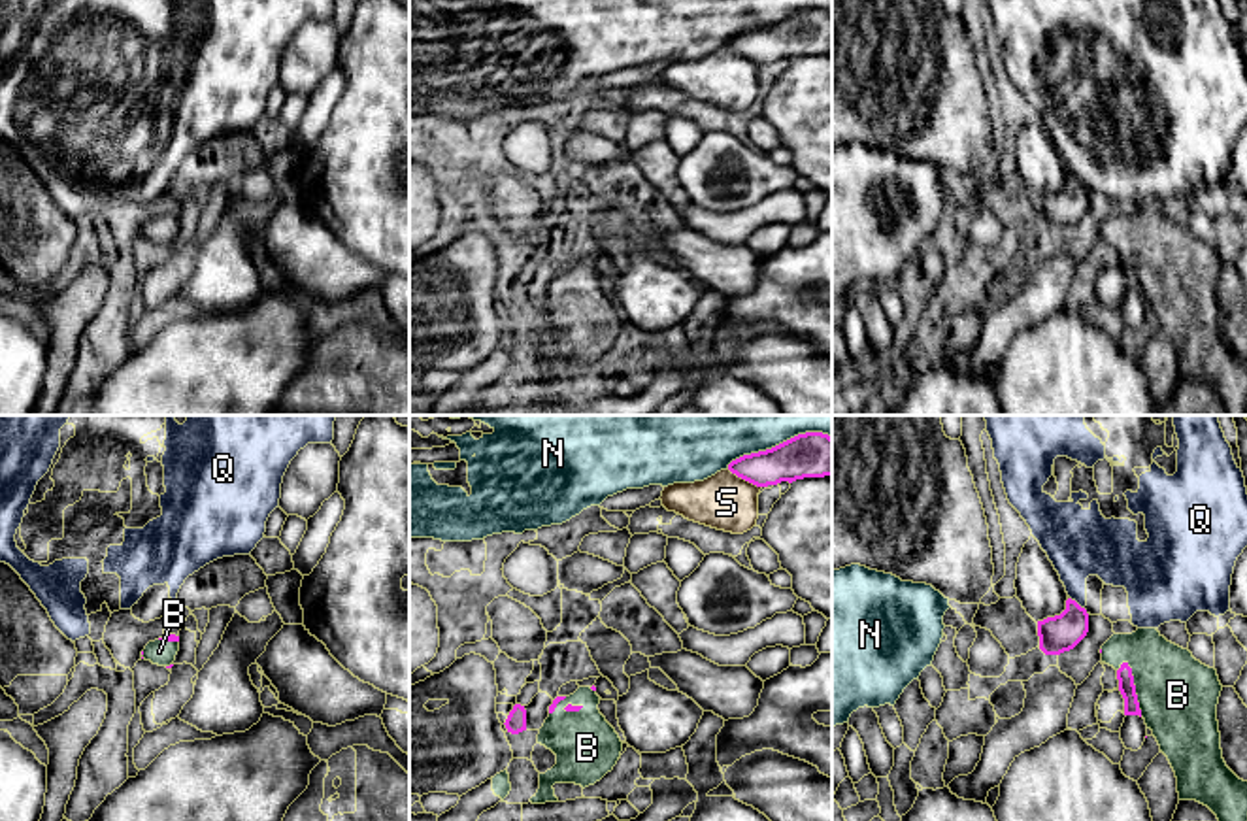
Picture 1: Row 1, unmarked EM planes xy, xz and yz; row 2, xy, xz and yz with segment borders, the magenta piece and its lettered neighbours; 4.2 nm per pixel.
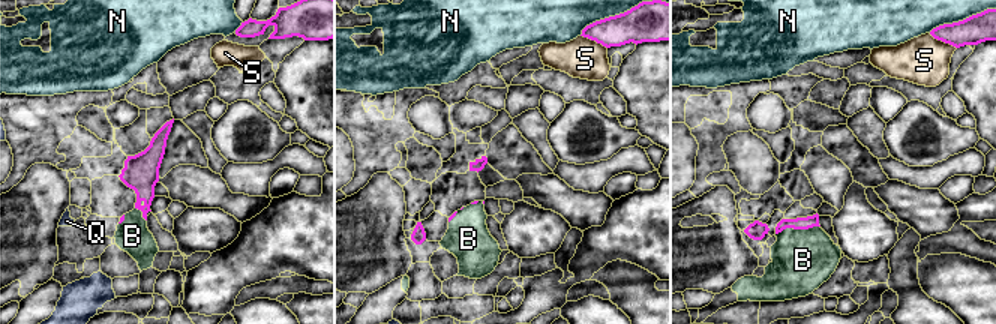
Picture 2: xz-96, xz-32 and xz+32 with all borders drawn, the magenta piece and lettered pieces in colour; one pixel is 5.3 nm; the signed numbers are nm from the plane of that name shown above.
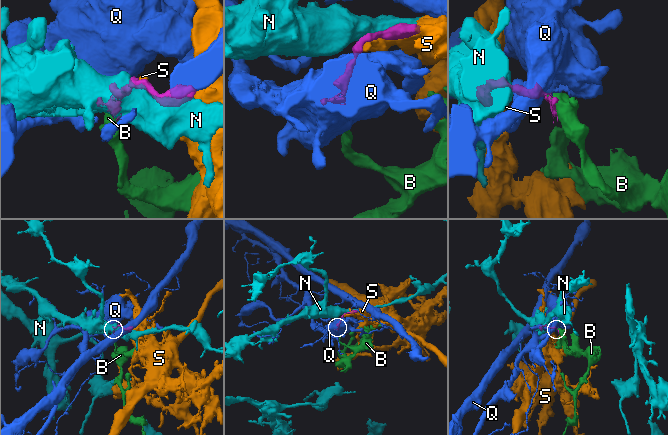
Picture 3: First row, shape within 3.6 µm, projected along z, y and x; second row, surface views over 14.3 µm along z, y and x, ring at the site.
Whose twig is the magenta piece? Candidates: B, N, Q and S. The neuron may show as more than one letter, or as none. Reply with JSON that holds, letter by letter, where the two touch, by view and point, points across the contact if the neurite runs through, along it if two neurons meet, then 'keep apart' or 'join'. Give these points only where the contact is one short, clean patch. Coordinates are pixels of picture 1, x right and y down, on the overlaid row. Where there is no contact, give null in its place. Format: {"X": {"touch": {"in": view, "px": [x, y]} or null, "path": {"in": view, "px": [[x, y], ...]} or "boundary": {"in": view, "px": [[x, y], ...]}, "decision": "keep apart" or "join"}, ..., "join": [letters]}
{"B": {"touch": {"in": "yz", "px": [1134, 689]}, "path": {"in": "yz", "px": [[1127, 687], [1134, 689], [1170, 689], [1178, 695]]}, "decision": "join"}, "N": {"touch": {"in": "xz", "px": [780, 444]}, "decision": "keep apart"}, "Q": {"touch": {"in": "yz", "px": [1076, 603]}, "boundary": {"in": "yz", "px": [[1070, 597], [1083, 608]]}, "decision": "keep apart"}, "S": {"touch": {"in": "xz", "px": [744, 478]}, "decision": "keep apart"}, "join": ["B"]}

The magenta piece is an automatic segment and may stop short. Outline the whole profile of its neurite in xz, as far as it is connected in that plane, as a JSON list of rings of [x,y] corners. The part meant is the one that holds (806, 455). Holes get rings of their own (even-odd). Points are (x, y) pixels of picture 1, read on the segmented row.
[[[823,432],[798,434],[772,449],[732,461],[728,470],[757,487],[832,476],[832,438]]]

